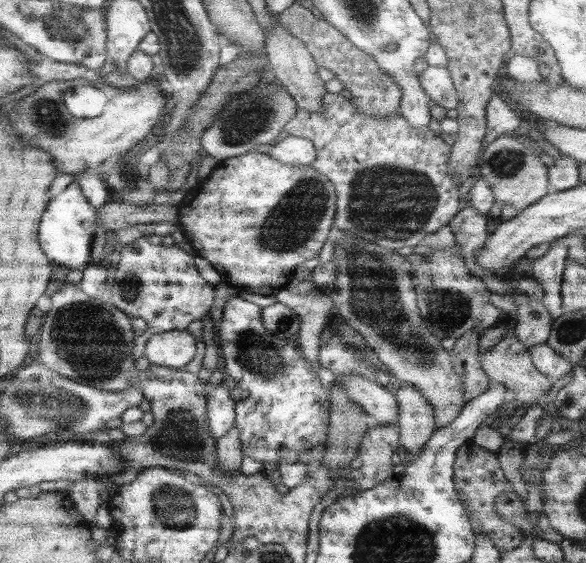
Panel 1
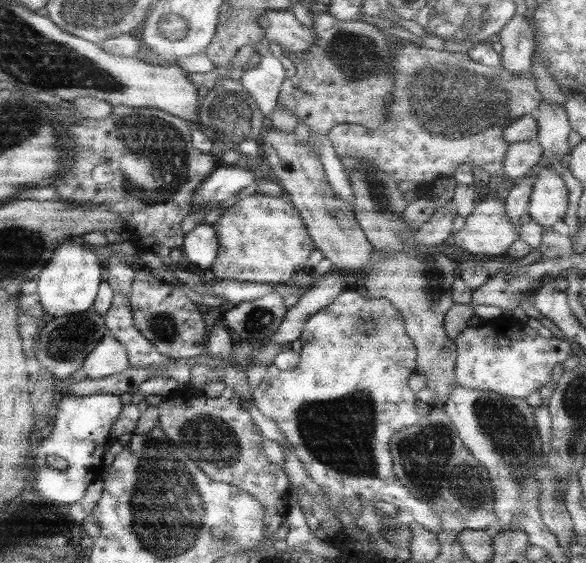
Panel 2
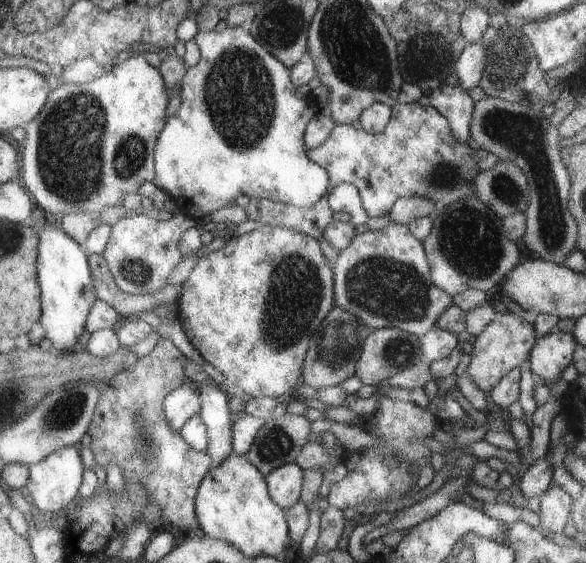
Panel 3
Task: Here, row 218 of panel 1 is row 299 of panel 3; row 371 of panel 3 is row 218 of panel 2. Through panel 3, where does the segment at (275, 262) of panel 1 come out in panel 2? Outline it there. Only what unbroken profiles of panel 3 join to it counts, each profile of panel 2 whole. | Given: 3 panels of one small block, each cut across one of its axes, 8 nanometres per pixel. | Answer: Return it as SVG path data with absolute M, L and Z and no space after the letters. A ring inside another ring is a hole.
M255 194L244 200L240 199L234 206L226 208L224 214L212 226L219 241L219 250L214 262L210 264L208 274L220 280L287 283L294 273L302 272L308 262L308 257L315 250L303 220L285 195L274 198L274 196Z

